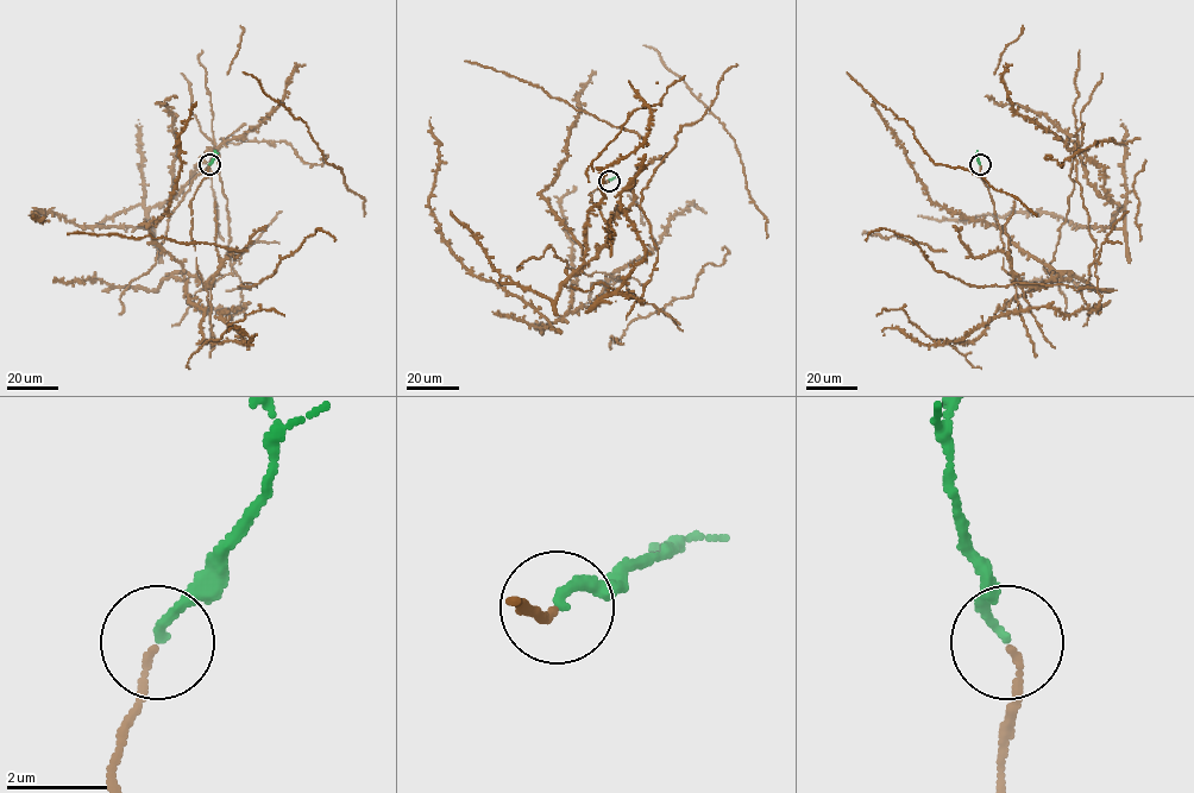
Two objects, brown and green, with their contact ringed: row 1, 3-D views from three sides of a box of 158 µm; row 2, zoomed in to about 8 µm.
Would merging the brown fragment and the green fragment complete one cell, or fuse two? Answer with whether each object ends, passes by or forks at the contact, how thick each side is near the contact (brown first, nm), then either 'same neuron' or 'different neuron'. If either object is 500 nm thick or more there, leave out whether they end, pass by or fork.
brown ends there; green ends there; 110 nm thick on the brown side, 160 nm on the other; same neuron

